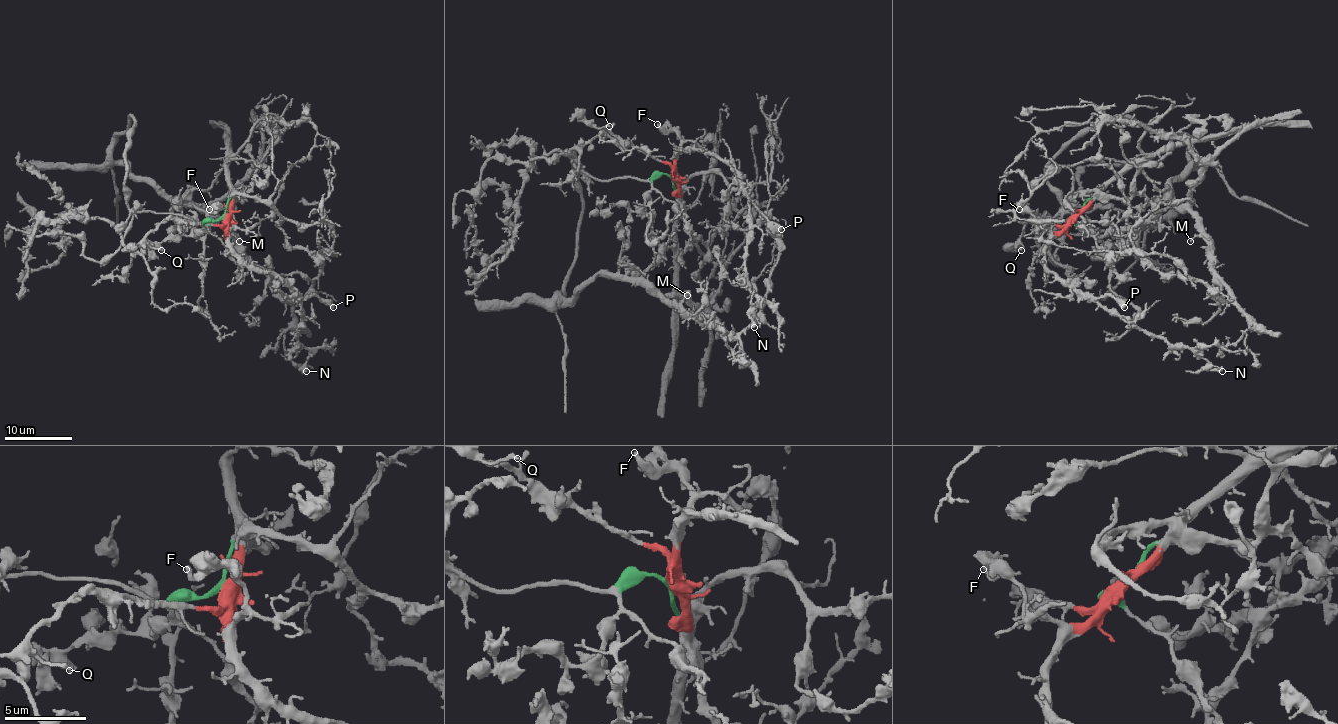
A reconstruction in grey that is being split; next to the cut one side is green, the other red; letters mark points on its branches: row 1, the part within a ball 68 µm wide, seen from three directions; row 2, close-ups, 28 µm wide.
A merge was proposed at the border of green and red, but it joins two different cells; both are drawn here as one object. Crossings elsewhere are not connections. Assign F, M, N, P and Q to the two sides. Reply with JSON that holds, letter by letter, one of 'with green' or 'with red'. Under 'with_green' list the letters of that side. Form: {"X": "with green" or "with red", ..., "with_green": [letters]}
{"F": "with red", "M": "with green", "N": "with red", "P": "with red", "Q": "with red", "with_green": ["M"]}

